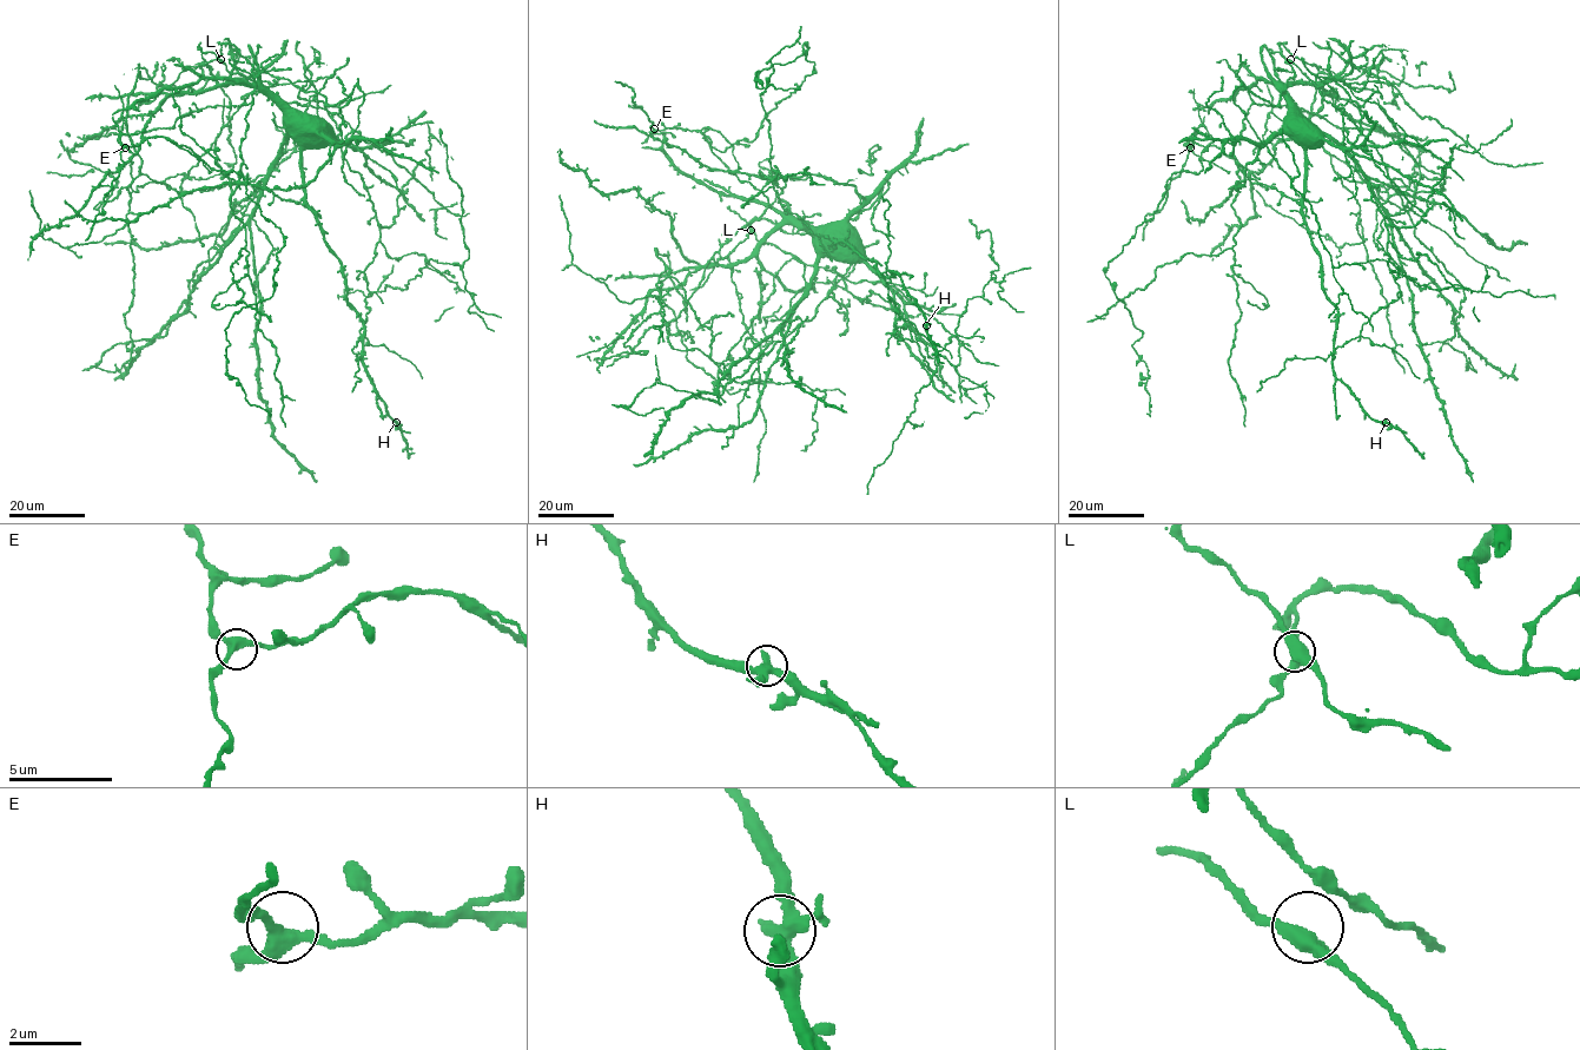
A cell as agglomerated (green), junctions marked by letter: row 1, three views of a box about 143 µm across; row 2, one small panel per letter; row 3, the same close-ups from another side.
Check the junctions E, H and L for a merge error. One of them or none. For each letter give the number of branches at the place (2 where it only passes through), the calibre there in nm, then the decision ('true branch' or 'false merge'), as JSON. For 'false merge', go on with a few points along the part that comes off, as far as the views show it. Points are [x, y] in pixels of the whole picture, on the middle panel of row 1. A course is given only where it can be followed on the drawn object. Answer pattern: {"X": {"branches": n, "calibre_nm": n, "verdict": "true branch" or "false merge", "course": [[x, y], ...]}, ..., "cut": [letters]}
{"E": {"branches": 3, "calibre_nm": 360, "verdict": "true branch"}, "H": {"branches": 3, "calibre_nm": 360, "verdict": "true branch"}, "L": {"branches": 3, "calibre_nm": 360, "verdict": "true branch"}, "cut": []}

